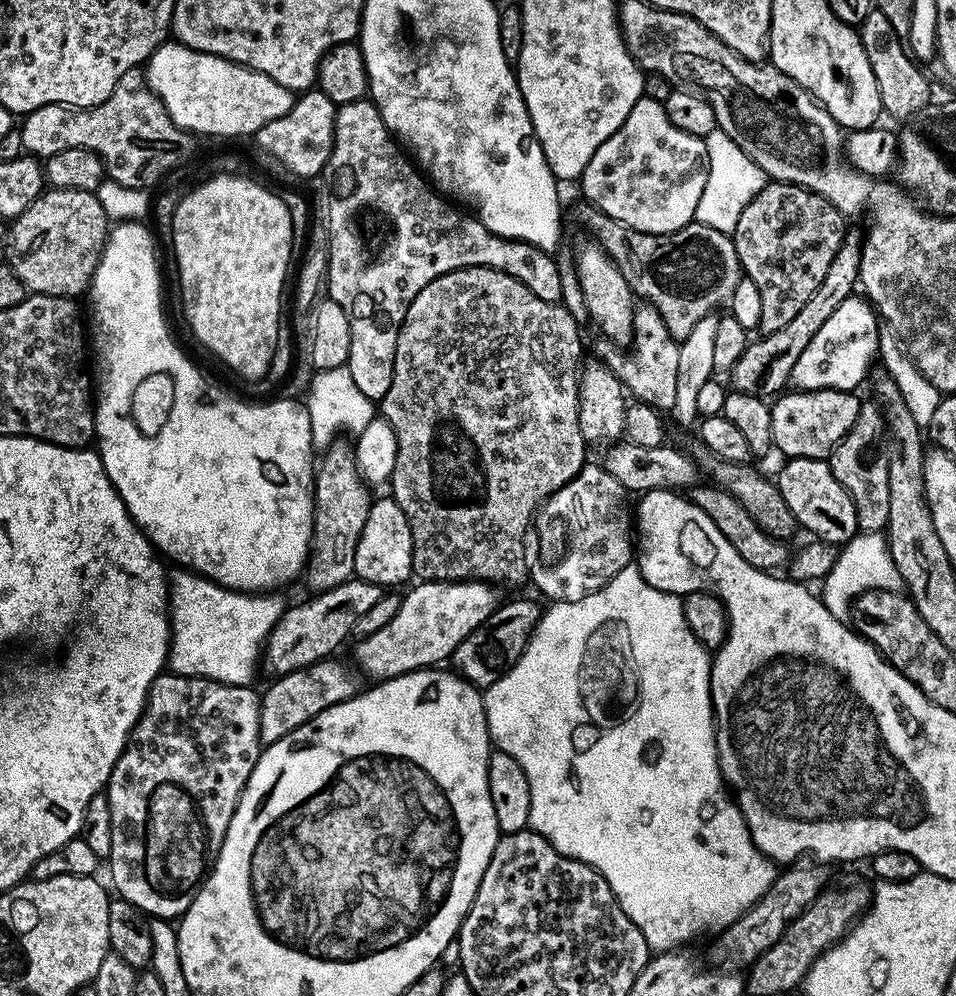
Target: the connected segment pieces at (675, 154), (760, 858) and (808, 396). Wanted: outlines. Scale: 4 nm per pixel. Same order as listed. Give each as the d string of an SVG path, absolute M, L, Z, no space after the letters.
M643 95L638 102L634 102L634 110L630 110L630 114L626 114L626 122L622 122L622 126L618 126L618 130L614 130L614 134L610 134L610 138L606 138L606 142L602 142L602 146L598 146L598 150L594 150L594 158L590 158L590 162L586 166L584 175L580 177L578 184L579 187L584 187L584 196L588 199L585 201L602 214L622 222L628 228L642 230L646 234L670 234L674 230L682 230L682 226L695 221L698 198L702 194L702 190L706 190L707 177L708 145L705 137L686 134L686 130L678 130L678 126L674 126L674 122L670 122L663 103L659 100L651 100L649 96Z
M630 563L622 570L618 570L618 574L614 574L614 578L610 578L610 582L606 582L606 586L586 594L586 598L558 600L551 607L552 609L549 612L547 609L541 615L538 626L534 630L531 640L528 641L526 650L518 658L518 662L514 662L514 666L506 675L498 678L498 682L494 682L489 688L483 689L482 692L484 713L486 714L491 743L499 751L510 754L510 758L514 758L518 762L518 766L522 766L522 770L526 770L526 782L530 782L530 818L528 819L528 828L533 832L537 832L539 836L546 837L562 855L569 856L570 859L577 860L583 864L589 864L608 883L614 898L622 906L622 910L628 915L630 922L634 922L634 926L638 926L642 938L646 938L648 947L653 953L659 954L661 952L680 950L688 946L688 943L695 936L700 936L703 932L716 934L723 929L729 928L746 910L750 910L752 905L760 901L762 894L766 894L766 890L770 890L770 886L778 875L778 868L773 861L762 854L762 850L758 850L758 846L753 842L750 830L744 821L744 816L740 813L740 807L736 805L735 799L730 795L729 789L724 783L724 776L720 773L720 763L716 753L716 717L712 715L712 695L710 694L712 661L709 649L705 648L702 642L698 642L698 638L694 638L690 626L686 626L686 614L682 614L681 597L673 596L671 592L663 592L654 586L650 586L650 582L646 582L646 578L642 578L639 567L635 563Z
M821 388L818 392L792 390L777 395L771 405L775 451L780 451L784 458L801 456L825 459L835 444L848 433L850 426L854 426L854 418L858 418L861 403L861 397L856 397L851 391L834 388Z

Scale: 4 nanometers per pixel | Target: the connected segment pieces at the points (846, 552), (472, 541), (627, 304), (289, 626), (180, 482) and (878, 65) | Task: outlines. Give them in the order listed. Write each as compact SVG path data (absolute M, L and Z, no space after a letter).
M860 532L839 549L834 566L822 581L822 599L830 614L847 617L852 610L852 601L863 592L881 588L895 592L904 588L904 580L894 566L894 558L888 553L888 541L879 532Z
M487 266L478 268L459 268L453 272L434 278L410 302L406 318L400 327L398 342L394 350L394 374L390 390L386 390L384 399L378 408L383 419L390 422L398 438L398 458L394 462L394 474L390 481L391 499L398 502L406 522L410 526L412 539L412 576L417 581L426 580L482 580L485 584L516 588L519 584L528 584L530 580L530 552L524 549L520 539L529 535L534 517L540 511L541 504L553 496L559 488L566 486L586 463L584 448L586 441L578 426L578 373L582 367L580 360L580 332L578 322L560 302L542 302L522 282L510 274L499 272Z
M588 238L576 248L574 255L576 277L582 286L582 298L588 311L588 320L600 327L603 339L624 346L631 341L637 305L632 304L632 287L622 278L622 270L608 256L608 252L595 239Z
M353 578L334 586L330 590L313 595L313 600L305 604L285 607L280 620L270 630L264 643L262 668L269 672L269 677L285 676L294 670L327 660L340 648L340 643L353 635L358 618L377 605L378 600L386 595L381 585Z
M125 220L117 223L108 233L101 252L100 264L93 272L90 287L92 296L92 316L96 319L96 329L91 329L90 340L96 343L96 352L104 356L108 369L104 372L104 389L99 389L94 404L96 418L95 439L100 440L98 451L110 482L118 490L122 502L140 531L152 541L153 545L169 561L177 560L181 569L197 572L207 580L213 580L223 588L232 588L235 592L268 594L280 590L283 584L291 580L299 581L308 567L308 554L312 550L312 527L314 526L314 489L316 489L316 468L314 467L314 445L310 430L310 414L303 403L296 400L272 400L269 404L247 404L220 388L204 381L204 376L188 361L188 356L176 345L174 337L168 333L168 324L164 321L164 304L160 301L160 268L156 265L156 244L148 233L144 222Z
M875 10L869 12L858 31L866 50L866 58L870 58L870 70L874 70L874 78L878 82L881 109L887 115L889 112L896 120L904 120L903 122L919 117L929 107L928 80L920 73L919 66L908 57L908 52L904 49L905 41L894 34L894 26L890 26L886 14Z

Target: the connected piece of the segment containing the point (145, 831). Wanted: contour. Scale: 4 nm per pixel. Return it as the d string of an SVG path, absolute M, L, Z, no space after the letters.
M162 674L148 691L148 700L144 703L144 713L140 716L130 735L124 753L118 758L114 770L106 785L106 795L110 802L110 854L106 868L112 871L111 887L116 887L115 895L121 900L130 902L135 908L152 918L169 922L183 916L184 911L194 902L196 892L215 864L222 842L226 838L226 830L230 826L230 818L234 818L234 810L240 801L242 790L258 762L262 745L260 742L260 697L255 687L242 684L223 684L217 680L207 680L201 676L177 676Z

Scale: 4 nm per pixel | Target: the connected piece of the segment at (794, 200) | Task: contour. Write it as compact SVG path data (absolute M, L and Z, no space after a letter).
M783 182L765 183L764 189L742 210L742 218L738 218L738 226L734 233L736 253L740 259L743 275L758 286L758 294L762 294L762 318L758 325L761 333L777 332L810 302L814 290L826 278L826 270L830 270L830 262L834 262L834 254L842 246L846 231L845 217L840 215L830 201L806 190L797 184Z

